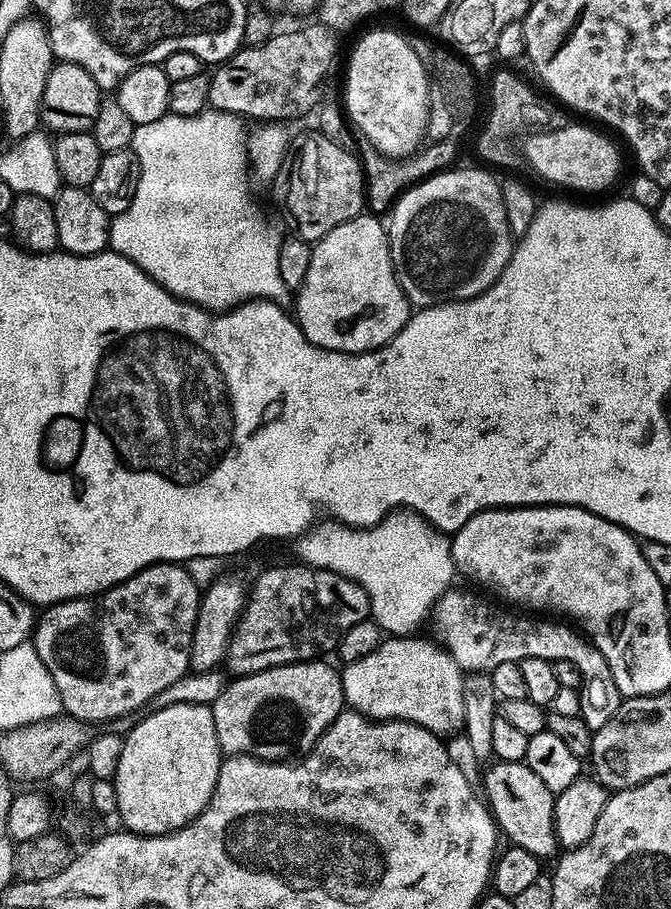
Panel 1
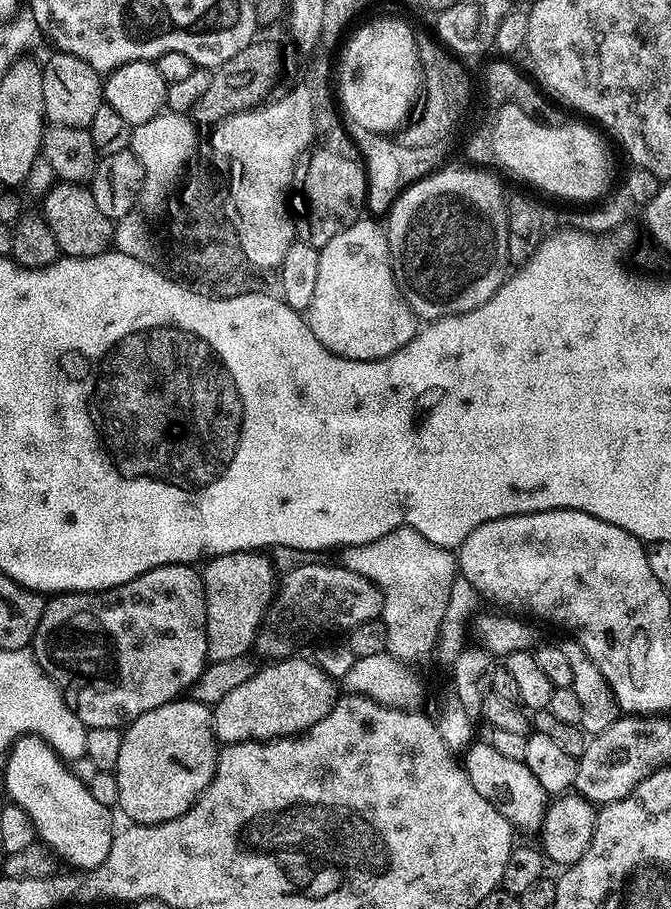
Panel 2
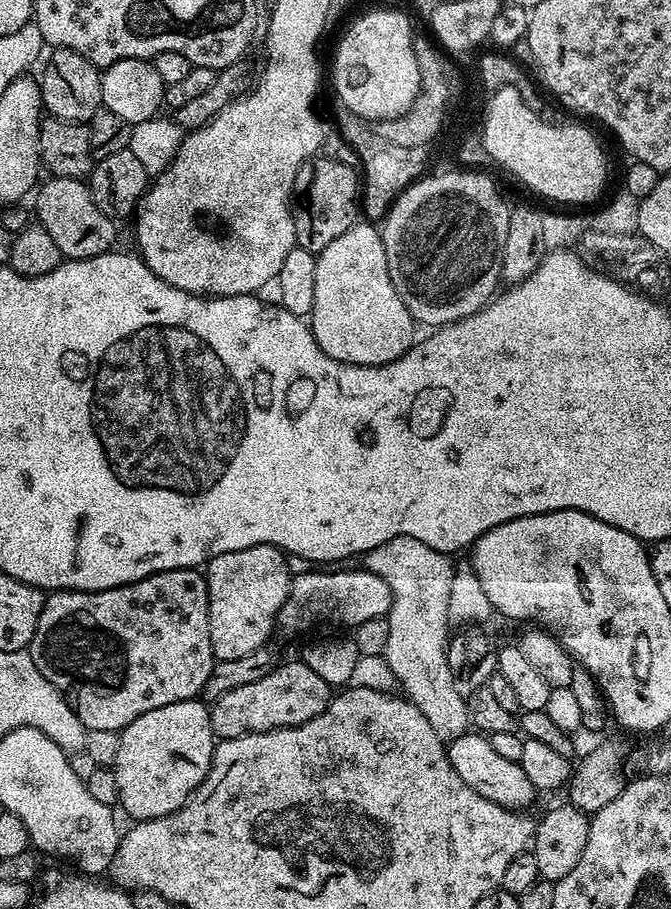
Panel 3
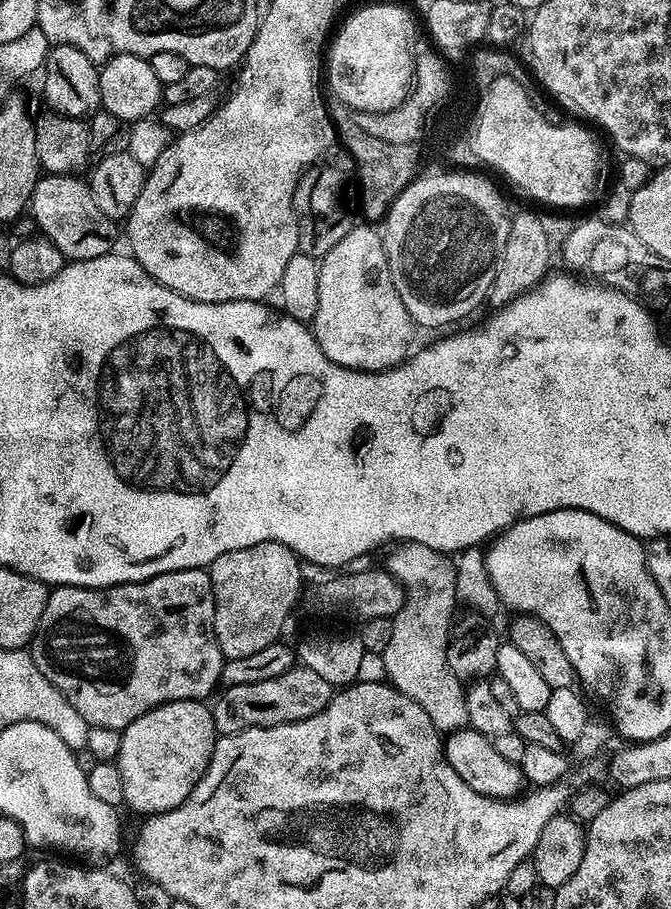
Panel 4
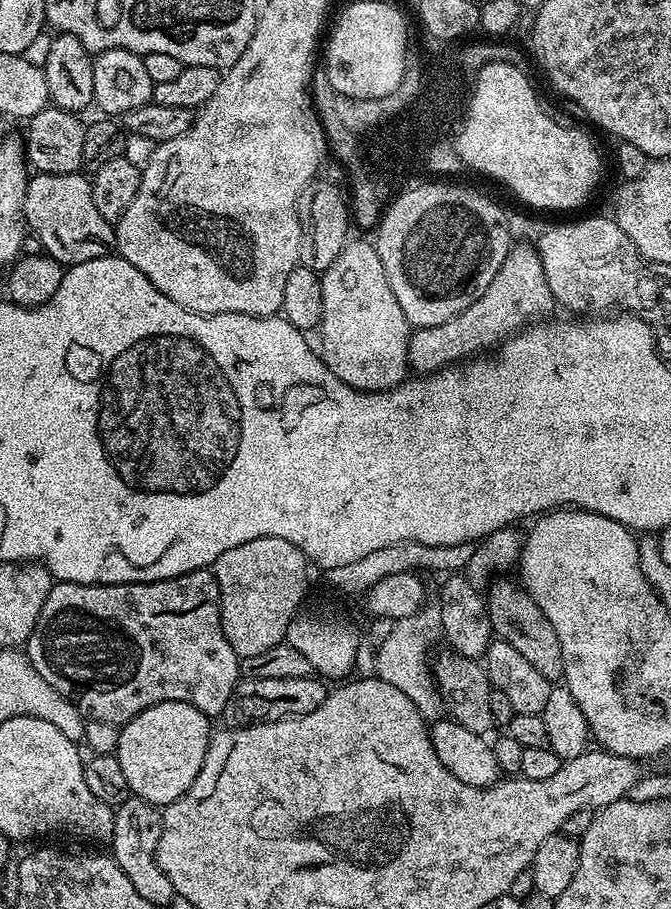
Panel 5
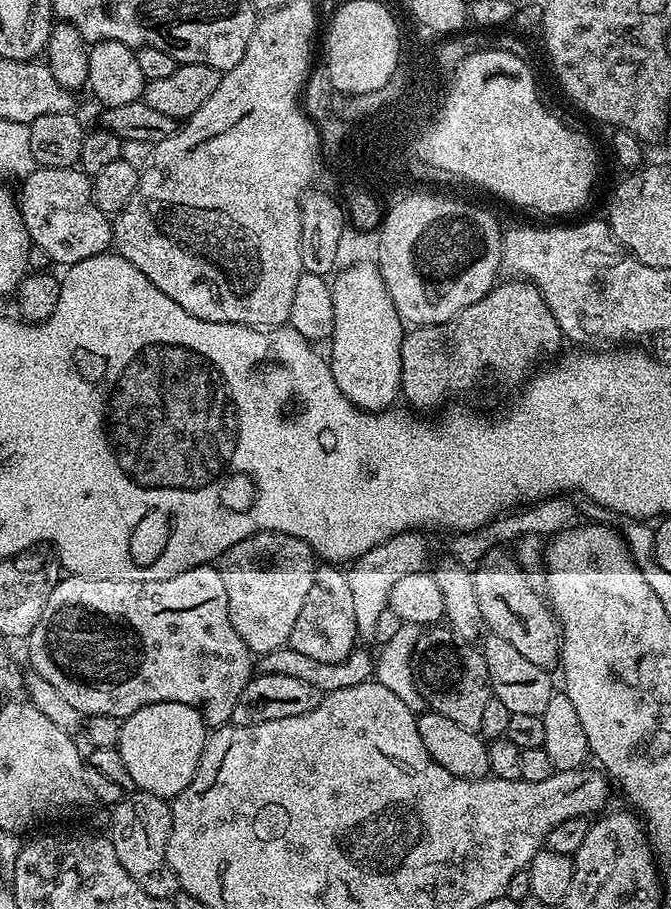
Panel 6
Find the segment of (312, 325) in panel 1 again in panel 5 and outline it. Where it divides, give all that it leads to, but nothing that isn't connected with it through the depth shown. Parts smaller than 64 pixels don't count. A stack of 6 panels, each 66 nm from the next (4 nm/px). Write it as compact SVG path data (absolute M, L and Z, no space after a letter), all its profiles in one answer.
M353 239L351 242L345 243L344 249L338 254L338 258L334 258L334 262L320 278L322 286L322 318L318 325L318 332L324 335L324 348L322 347L322 359L326 367L342 382L349 384L351 388L359 388L361 390L383 390L386 388L395 388L397 384L404 383L410 372L408 362L408 337L410 335L410 325L406 314L402 314L402 306L398 306L398 298L394 298L394 290L390 290L390 282L386 282L386 270L382 270L382 258L378 258L375 243L364 240Z

